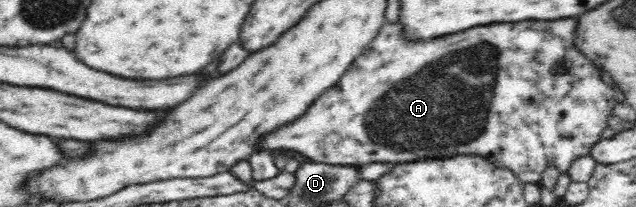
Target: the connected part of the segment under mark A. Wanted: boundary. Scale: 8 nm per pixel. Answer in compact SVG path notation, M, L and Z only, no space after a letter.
M574 18L476 26L460 34L418 42L406 40L400 24L386 24L342 80L322 94L298 122L266 136L260 150L292 150L314 162L350 166L479 154L510 169L523 184L538 184L546 166L554 164L566 173L574 159L590 154L619 98L616 87L606 84L600 70L576 48Z

